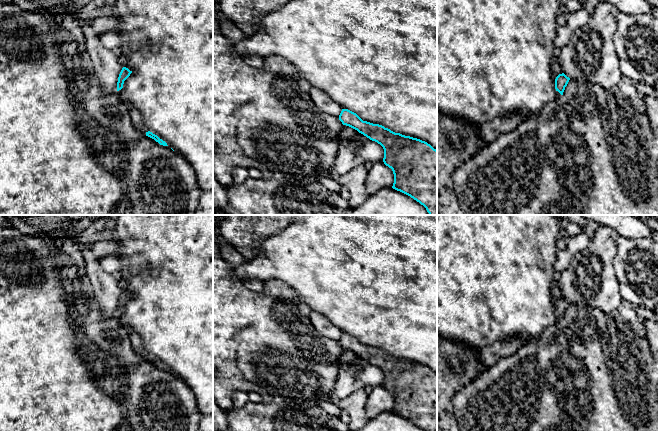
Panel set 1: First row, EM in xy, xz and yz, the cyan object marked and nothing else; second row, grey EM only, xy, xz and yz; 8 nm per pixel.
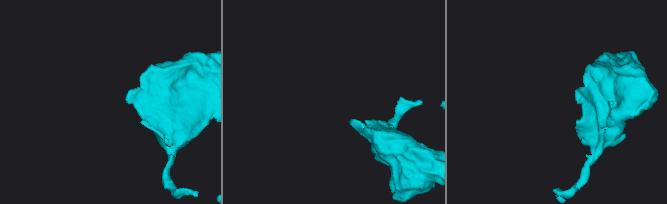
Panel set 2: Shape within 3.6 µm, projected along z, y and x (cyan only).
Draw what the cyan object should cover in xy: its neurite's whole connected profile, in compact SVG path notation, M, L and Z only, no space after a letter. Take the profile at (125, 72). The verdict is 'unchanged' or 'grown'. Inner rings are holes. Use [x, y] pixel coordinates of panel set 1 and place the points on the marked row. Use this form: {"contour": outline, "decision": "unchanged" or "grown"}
{"contour": "M123 67L117 82L117 91L121 90L123 88L124 81L130 76L132 71L130 71L128 68Z", "decision": "unchanged"}

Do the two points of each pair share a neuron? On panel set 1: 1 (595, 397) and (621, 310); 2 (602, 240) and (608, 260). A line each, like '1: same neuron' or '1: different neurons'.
1: same neuron
2: same neuron

